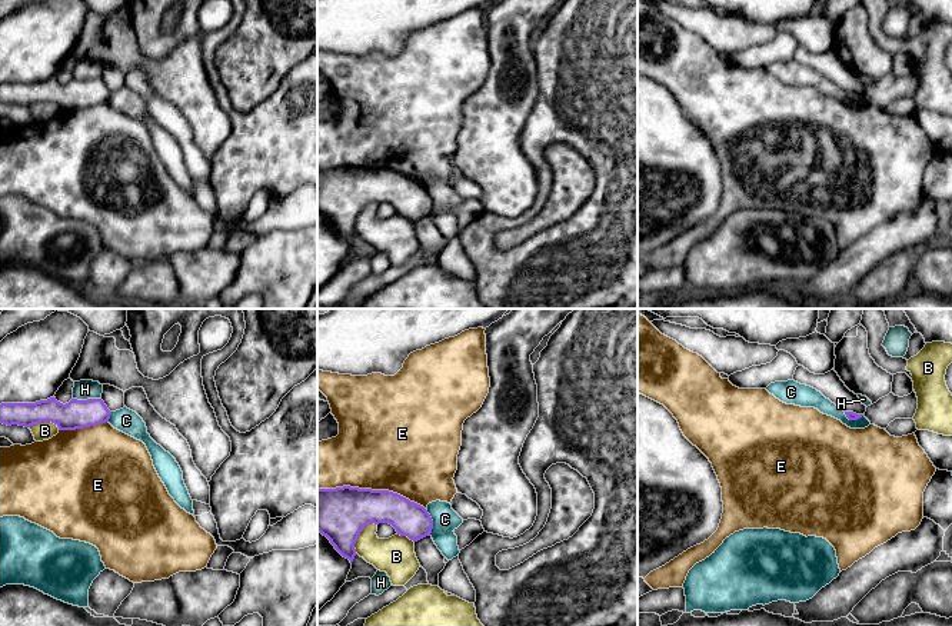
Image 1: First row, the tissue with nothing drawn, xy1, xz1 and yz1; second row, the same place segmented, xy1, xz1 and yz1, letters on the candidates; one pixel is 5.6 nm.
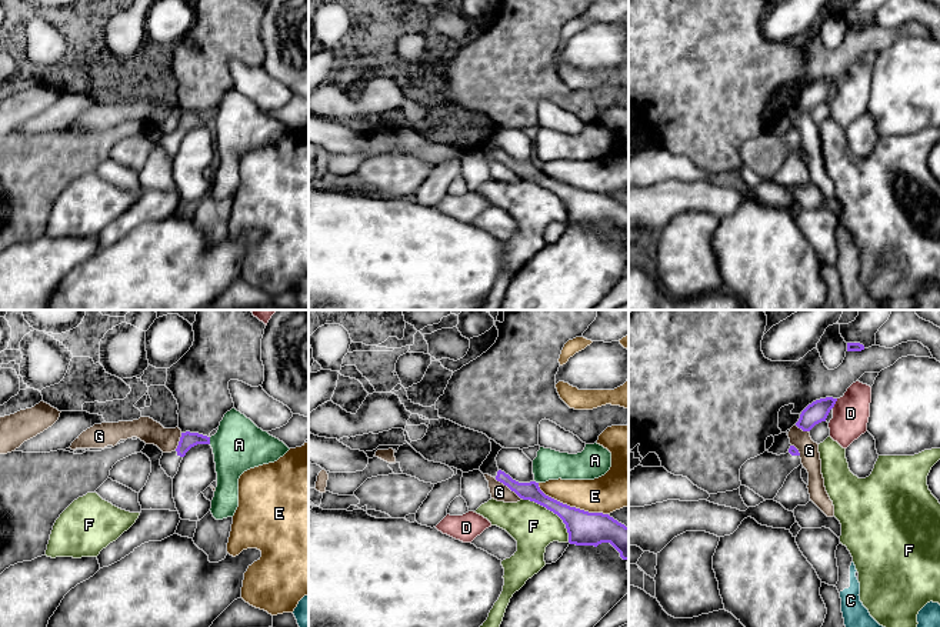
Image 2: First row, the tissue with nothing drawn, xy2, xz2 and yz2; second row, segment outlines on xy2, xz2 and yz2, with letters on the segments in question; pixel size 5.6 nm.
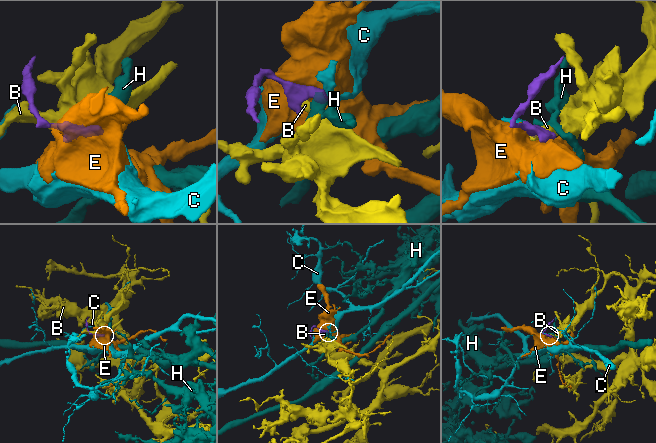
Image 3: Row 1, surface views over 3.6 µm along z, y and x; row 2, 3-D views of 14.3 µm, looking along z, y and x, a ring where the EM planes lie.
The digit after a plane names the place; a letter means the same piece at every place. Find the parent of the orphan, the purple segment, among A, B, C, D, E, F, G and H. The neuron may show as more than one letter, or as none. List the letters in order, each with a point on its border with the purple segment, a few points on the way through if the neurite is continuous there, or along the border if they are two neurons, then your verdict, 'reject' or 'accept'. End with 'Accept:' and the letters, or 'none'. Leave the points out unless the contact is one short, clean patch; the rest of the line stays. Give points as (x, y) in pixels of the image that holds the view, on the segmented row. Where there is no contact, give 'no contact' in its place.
A: contact xy2 (209, 440); border xy2 (209, 437), (210, 443); reject
B: contact xz1 (359, 533); reject
C: contact xz1 (432, 522); border xz1 (425, 509), (432, 520), (430, 535); reject
D: contact yz2 (834, 403); border yz2 (837, 399), (832, 407); reject
E: contact xz1 (370, 489); reject
F: contact xz2 (552, 510); border xz2 (522, 497), (552, 510), (564, 524), (569, 540); reject
G: contact xz2 (507, 486); reject
H: contact xy1 (87, 399); border xy1 (73, 398), (99, 399); reject
Accept: none

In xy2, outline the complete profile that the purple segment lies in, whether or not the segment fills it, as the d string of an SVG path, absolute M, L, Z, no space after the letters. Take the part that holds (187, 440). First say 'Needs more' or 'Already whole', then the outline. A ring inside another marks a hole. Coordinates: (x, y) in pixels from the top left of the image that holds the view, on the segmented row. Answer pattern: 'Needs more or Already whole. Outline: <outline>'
Needs more. Outline: M186 431L186 433L181 433L179 446L174 451L163 453L160 458L160 466L169 477L174 478L183 457L191 447L197 444L210 444L210 437L199 433Z

